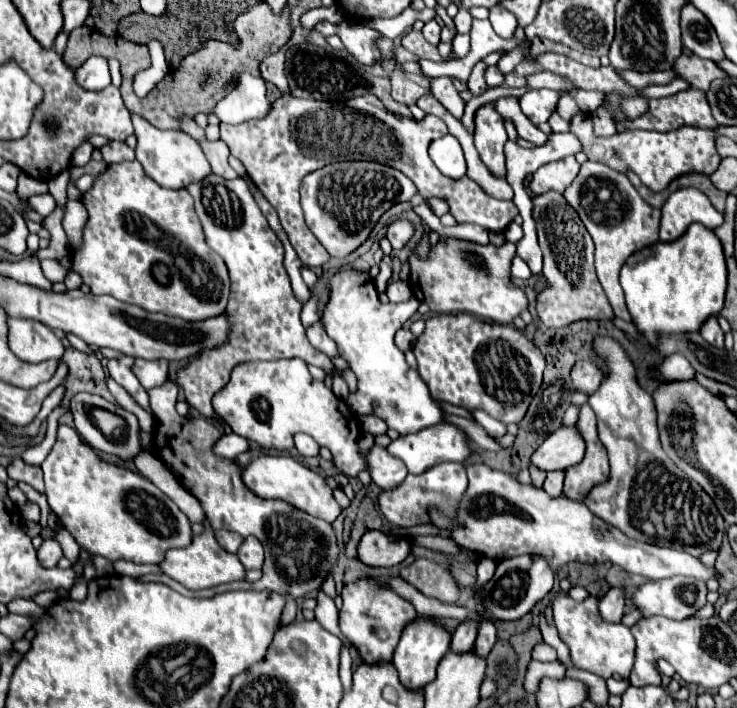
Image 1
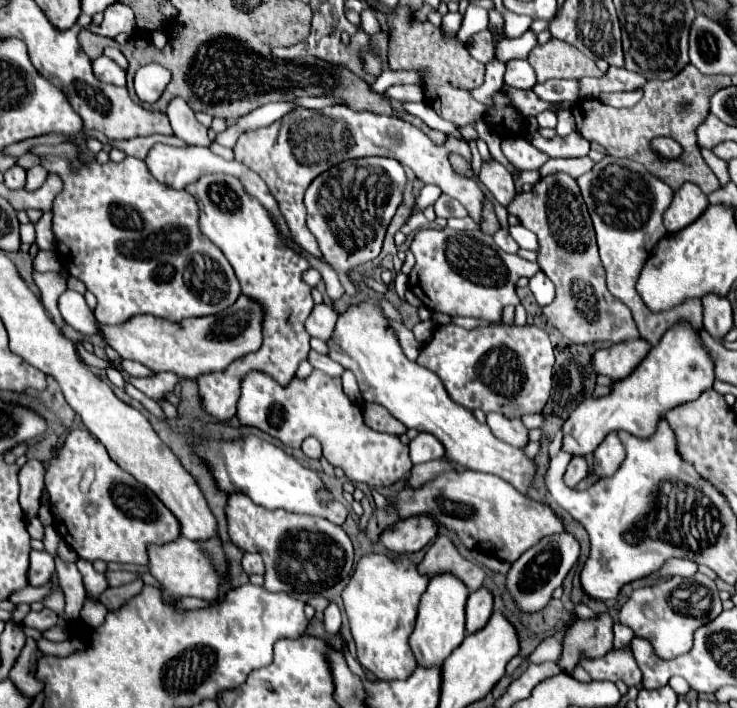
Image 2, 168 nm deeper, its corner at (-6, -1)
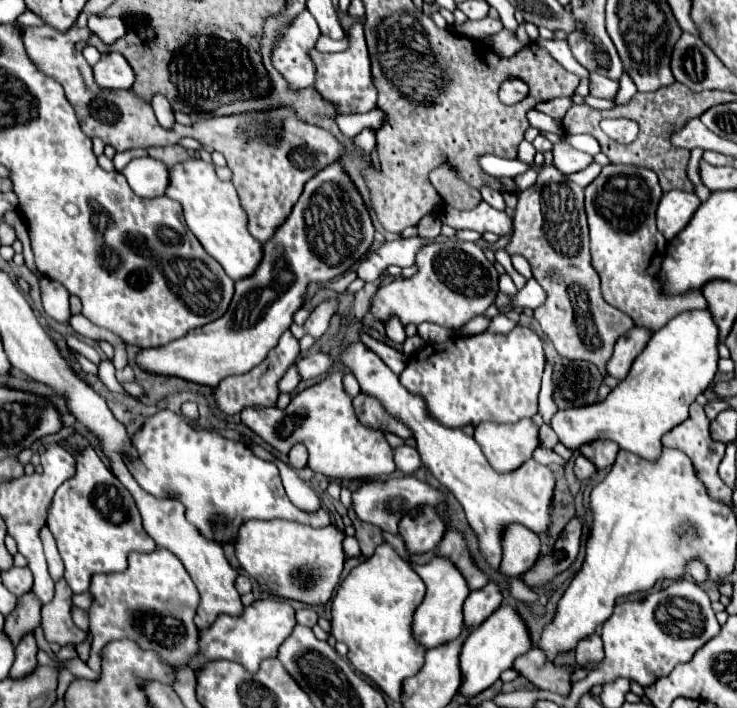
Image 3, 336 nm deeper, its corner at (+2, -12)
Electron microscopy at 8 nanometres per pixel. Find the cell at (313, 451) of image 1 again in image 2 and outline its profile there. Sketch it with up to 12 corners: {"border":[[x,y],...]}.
{"border":[[316,437],[304,439],[302,451],[312,459],[322,457]]}

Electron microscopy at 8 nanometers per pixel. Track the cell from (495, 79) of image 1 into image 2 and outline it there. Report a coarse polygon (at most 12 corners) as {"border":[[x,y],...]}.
{"border":[[530,89],[502,91],[526,119],[548,109],[552,103],[538,99]]}

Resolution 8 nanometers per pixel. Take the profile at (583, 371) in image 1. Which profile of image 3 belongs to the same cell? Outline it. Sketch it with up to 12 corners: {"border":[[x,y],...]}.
{"border":[[634,326],[616,342],[608,374],[624,380],[652,332]]}

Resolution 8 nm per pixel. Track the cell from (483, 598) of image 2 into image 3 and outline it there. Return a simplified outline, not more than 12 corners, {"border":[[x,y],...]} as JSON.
{"border":[[488,582],[470,592],[464,626],[480,626],[502,604],[502,588]]}

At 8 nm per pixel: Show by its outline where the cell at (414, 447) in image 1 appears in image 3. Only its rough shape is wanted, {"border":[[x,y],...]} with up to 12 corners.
{"border":[[402,444],[394,448],[394,464],[404,474],[422,466],[416,448]]}

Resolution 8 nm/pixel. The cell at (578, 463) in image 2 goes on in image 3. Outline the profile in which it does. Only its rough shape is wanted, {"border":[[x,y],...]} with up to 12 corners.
{"border":[[582,454],[574,462],[578,480],[586,480],[596,472],[596,466]]}

